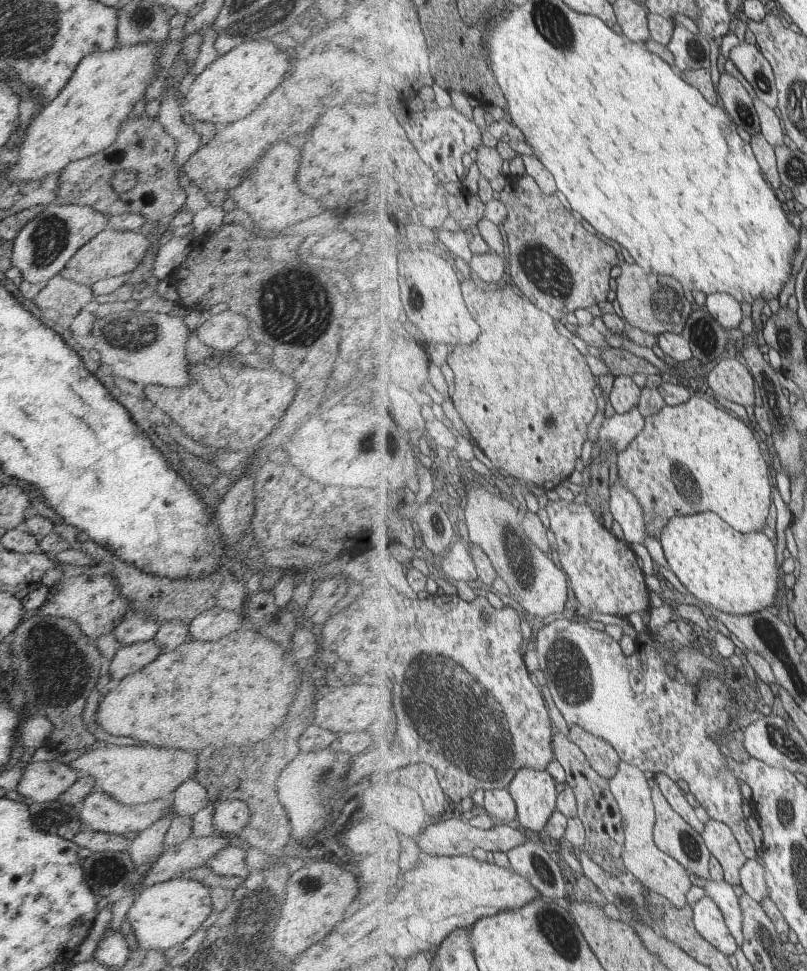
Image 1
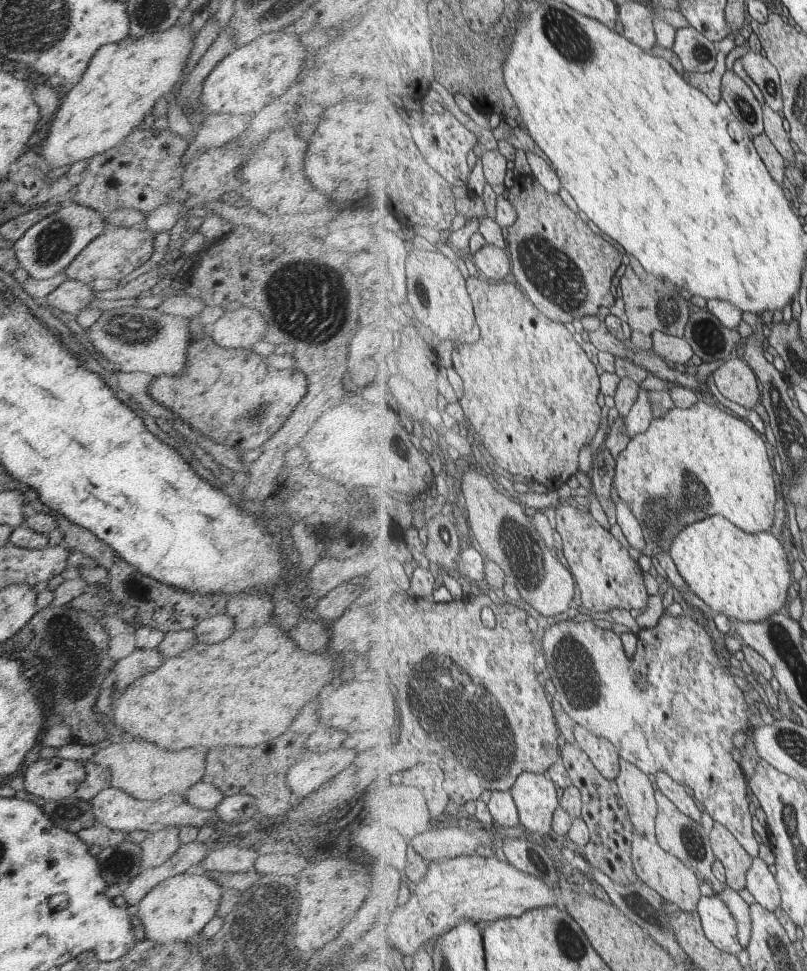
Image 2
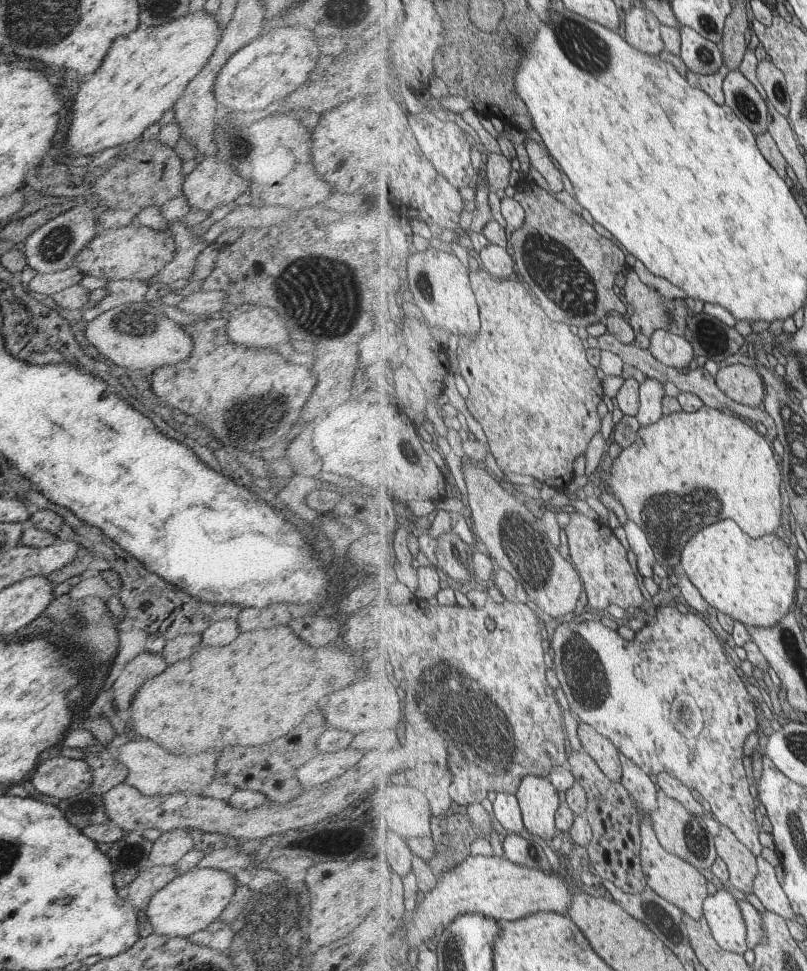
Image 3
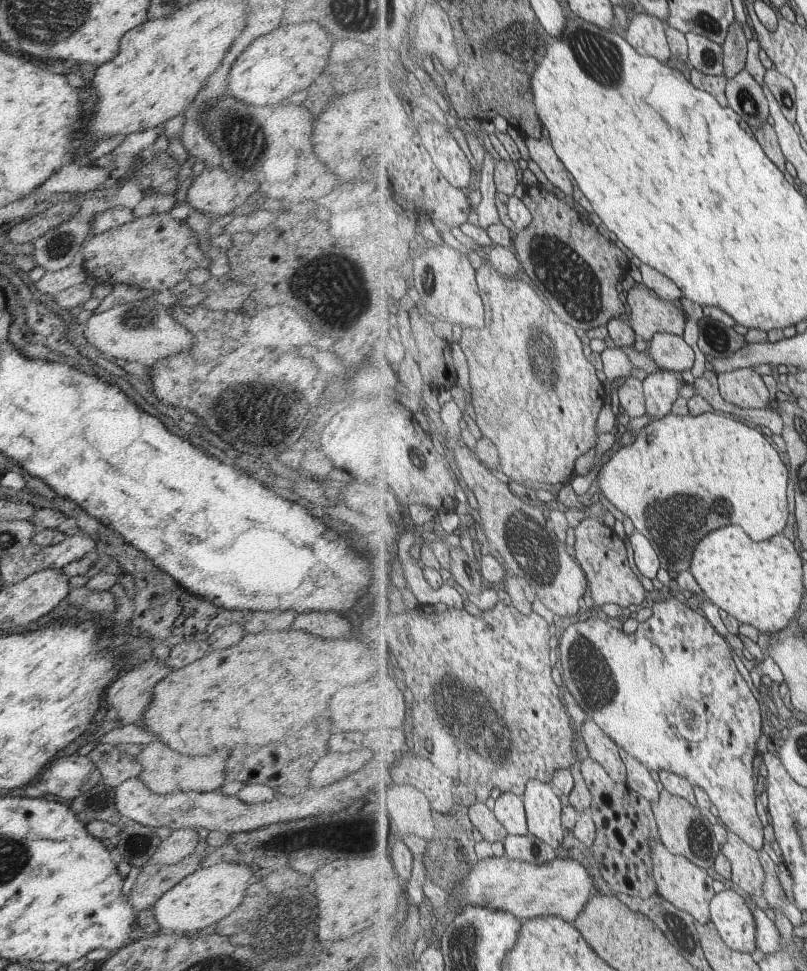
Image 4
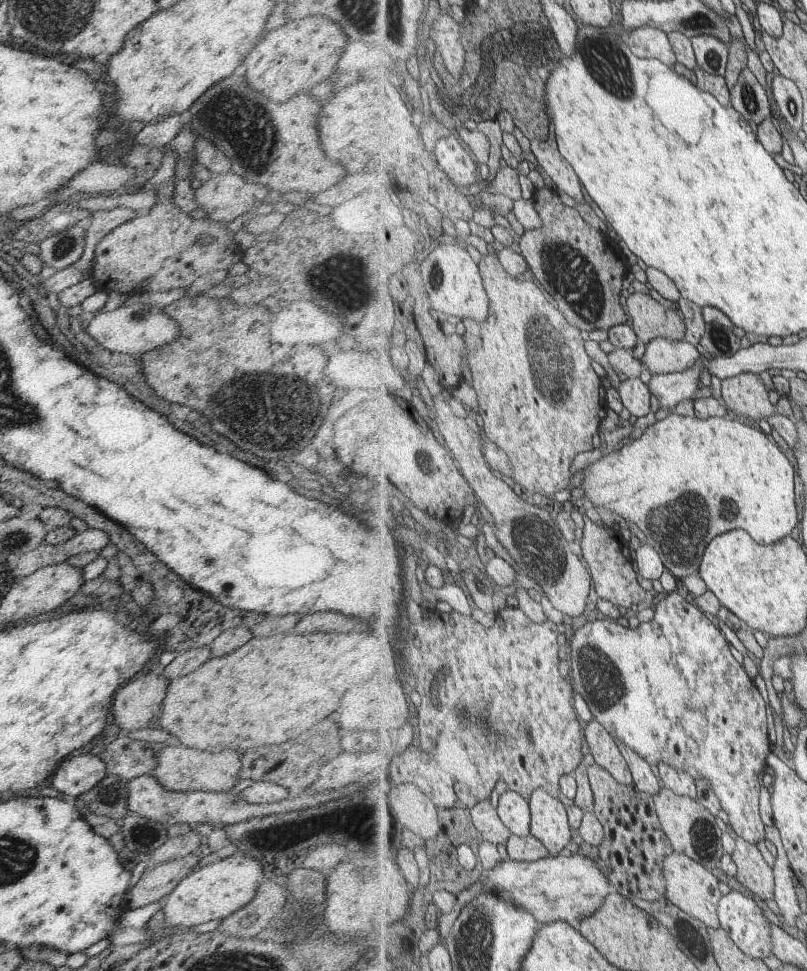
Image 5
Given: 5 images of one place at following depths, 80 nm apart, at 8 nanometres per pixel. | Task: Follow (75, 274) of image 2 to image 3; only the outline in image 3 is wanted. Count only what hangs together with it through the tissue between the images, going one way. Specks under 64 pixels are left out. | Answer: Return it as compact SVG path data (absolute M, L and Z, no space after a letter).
M133 220L122 227L99 228L91 240L74 256L72 264L82 272L83 276L105 277L107 281L136 279L146 284L162 266L171 262L173 254L175 254L175 242L173 234L168 229L154 230Z

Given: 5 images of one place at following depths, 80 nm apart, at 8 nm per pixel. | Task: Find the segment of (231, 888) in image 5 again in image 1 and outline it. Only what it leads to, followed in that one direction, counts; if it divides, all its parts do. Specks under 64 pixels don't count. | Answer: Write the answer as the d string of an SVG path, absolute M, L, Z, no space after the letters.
M181 877L145 888L136 895L125 918L131 923L138 947L162 951L189 938L212 911L210 891L199 881Z

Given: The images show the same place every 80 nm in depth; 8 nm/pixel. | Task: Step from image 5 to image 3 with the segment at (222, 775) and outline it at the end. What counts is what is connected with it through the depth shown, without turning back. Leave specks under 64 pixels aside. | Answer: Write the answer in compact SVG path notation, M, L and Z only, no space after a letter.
M137 738L121 745L112 754L122 762L127 771L122 782L130 784L148 797L165 796L176 792L199 795L209 783L213 782L215 774L216 751L205 751L193 756L174 755L156 742Z

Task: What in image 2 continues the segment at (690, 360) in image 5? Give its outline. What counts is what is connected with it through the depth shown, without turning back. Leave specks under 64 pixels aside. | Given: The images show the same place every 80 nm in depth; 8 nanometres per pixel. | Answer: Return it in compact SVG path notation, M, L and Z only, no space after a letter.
M655 331L651 337L653 340L652 350L665 361L683 365L696 355L684 336L678 338L663 331Z

